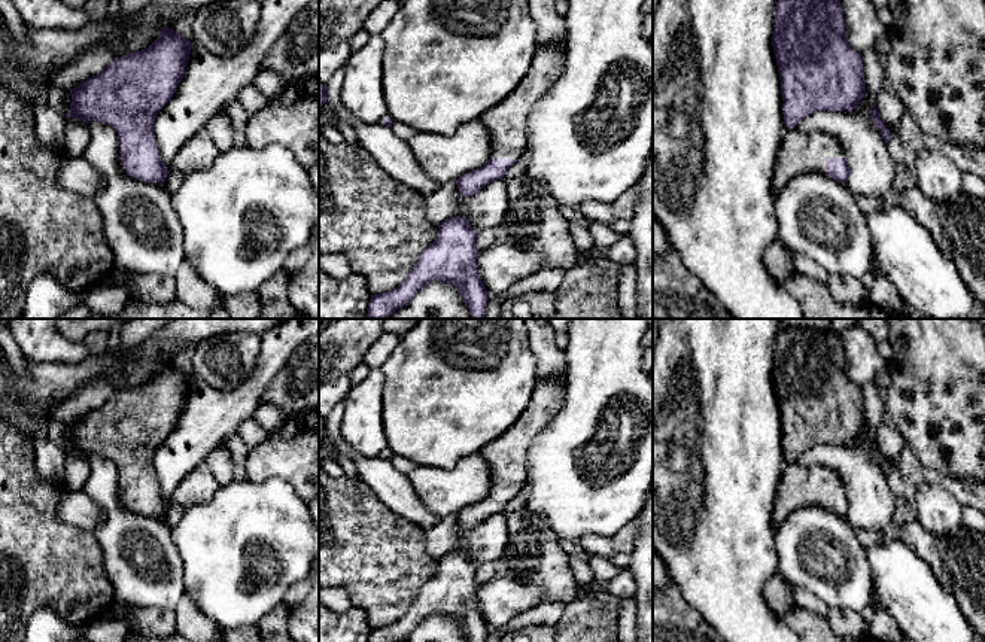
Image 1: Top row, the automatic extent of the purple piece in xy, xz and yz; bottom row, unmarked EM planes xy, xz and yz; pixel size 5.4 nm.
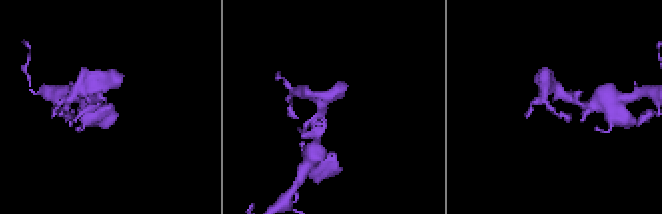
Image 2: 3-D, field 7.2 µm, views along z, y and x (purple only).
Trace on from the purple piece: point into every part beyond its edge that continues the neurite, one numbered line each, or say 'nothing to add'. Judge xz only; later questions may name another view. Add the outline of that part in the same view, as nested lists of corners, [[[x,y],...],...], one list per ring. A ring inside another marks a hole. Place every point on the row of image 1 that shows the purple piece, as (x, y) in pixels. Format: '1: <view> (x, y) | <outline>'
1: xz (507, 122) | [[[538,43],[530,69],[517,88],[487,110],[481,124],[492,136],[492,158],[519,159],[528,147],[528,118],[565,69],[566,45]]]

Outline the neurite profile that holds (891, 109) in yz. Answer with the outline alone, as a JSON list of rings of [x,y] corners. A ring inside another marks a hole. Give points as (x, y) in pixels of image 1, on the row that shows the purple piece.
[[[885,86],[879,91],[875,104],[881,115],[881,119],[891,133],[887,143],[888,152],[897,170],[908,174],[912,165],[905,155],[903,144],[897,133],[900,121],[908,113],[908,109],[900,97],[894,92],[890,92]]]

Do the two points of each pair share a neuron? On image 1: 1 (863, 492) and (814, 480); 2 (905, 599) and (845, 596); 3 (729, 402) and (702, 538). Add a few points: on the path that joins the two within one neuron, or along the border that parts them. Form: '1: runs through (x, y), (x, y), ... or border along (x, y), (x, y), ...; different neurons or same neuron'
1: border along (820, 465), (832, 468), (842, 480), (845, 489); different neurons
2: border along (868, 563), (872, 604); different neurons
3: runs through (710, 437), (710, 504); same neuron

